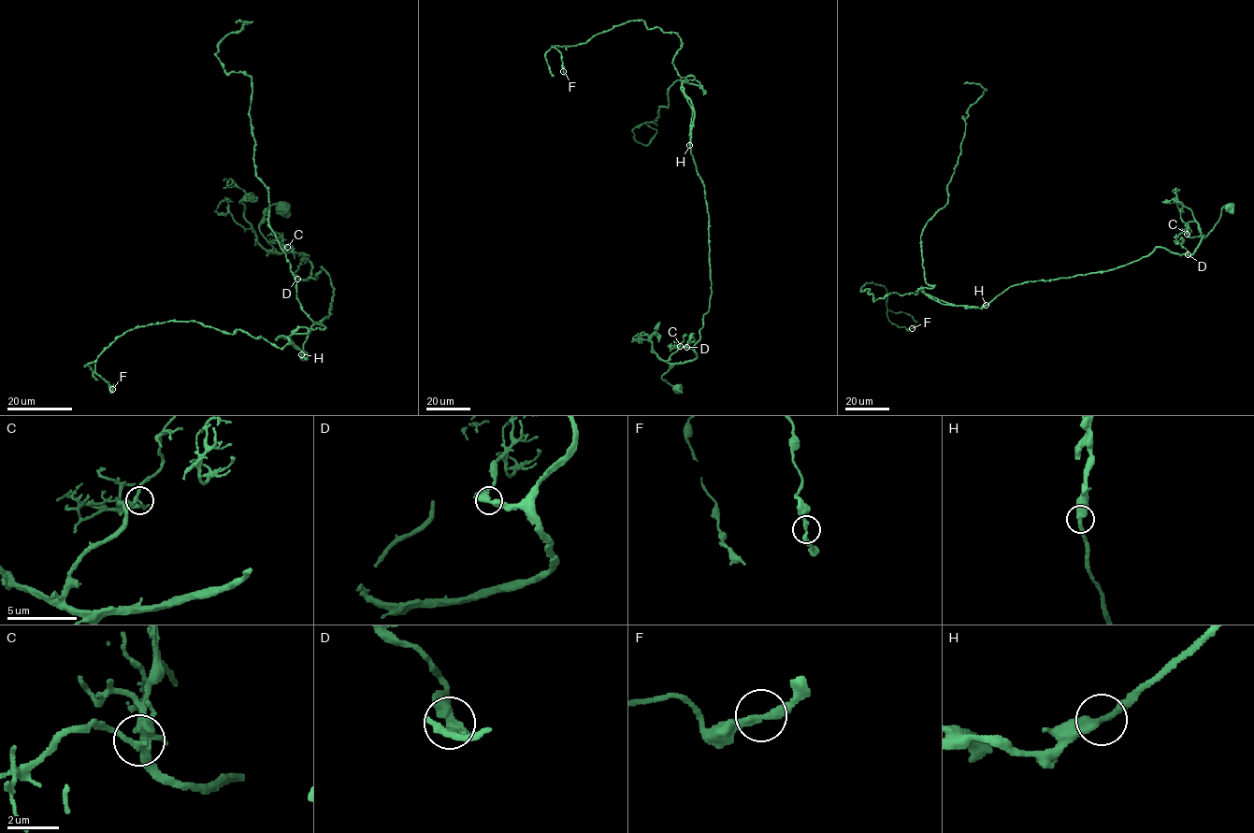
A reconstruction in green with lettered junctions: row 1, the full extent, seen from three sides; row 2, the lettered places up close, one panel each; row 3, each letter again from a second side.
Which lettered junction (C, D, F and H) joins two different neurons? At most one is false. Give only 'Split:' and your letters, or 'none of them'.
Split: none of them

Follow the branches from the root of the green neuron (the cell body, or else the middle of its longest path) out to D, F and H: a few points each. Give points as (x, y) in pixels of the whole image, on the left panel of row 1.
D: (282, 207), (266, 210), (259, 231), (280, 252), (296, 252), (309, 263), (311, 274), (306, 280), (296, 279)
F: (282, 207), (259, 231), (333, 287), (303, 358), (307, 327), (280, 348), (148, 324), (97, 358), (112, 389)
H: (282, 207), (266, 210), (259, 231), (309, 263), (308, 280), (322, 266), (333, 287), (301, 354)

